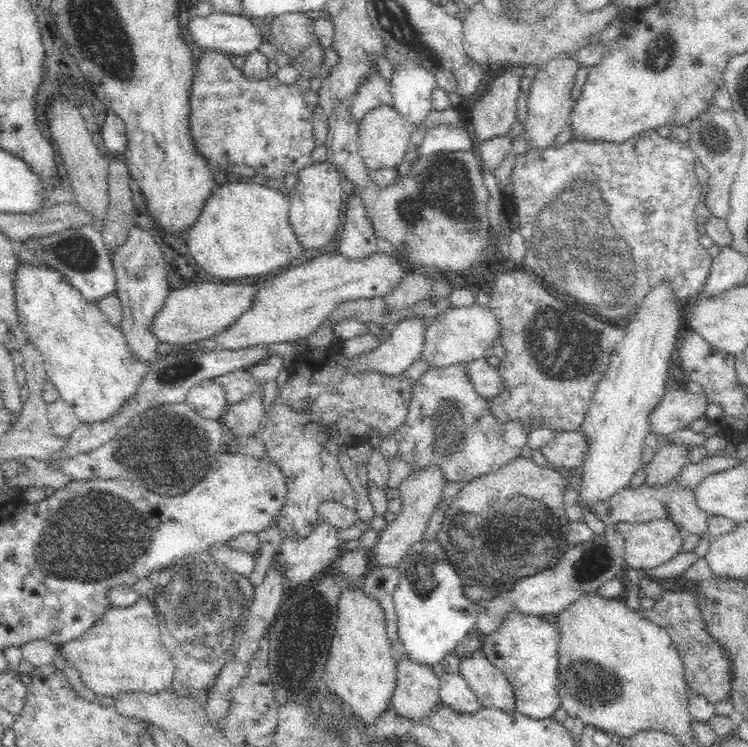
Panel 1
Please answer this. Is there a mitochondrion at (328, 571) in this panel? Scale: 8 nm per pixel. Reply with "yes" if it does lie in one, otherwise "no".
no

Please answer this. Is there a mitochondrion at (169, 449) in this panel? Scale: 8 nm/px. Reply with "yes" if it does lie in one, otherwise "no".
yes

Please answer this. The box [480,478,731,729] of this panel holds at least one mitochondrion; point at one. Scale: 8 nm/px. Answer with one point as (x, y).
(587, 679)

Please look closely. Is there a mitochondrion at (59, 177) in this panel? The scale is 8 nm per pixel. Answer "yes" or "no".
no

